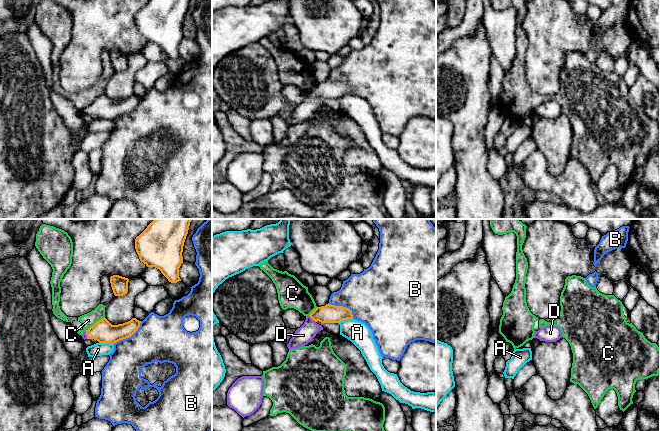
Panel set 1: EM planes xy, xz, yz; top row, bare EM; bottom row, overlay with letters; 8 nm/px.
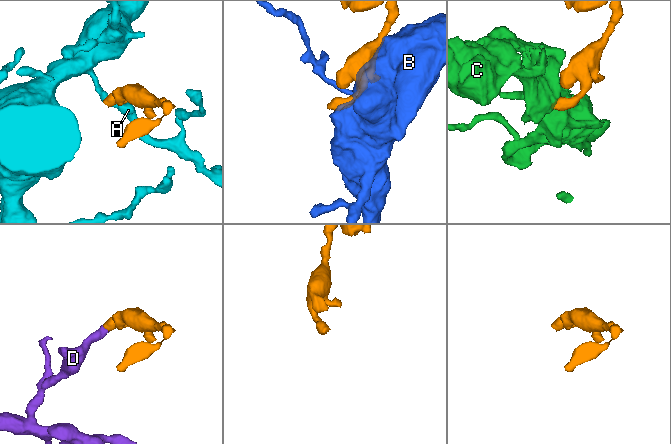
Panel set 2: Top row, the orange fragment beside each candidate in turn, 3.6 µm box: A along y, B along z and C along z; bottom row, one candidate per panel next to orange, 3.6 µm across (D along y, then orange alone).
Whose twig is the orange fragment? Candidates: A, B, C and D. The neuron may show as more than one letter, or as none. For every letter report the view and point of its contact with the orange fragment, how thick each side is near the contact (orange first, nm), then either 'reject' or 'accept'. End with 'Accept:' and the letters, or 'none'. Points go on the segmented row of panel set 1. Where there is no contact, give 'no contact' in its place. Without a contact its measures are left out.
A: meets orange in xy at (107, 342); 180 nm thick on the orange side, 110 nm on the other; reject
B: meets orange in xy at (130, 336); 180 nm thick on the orange side, 380 nm on the other; reject
C: meets orange in xy at (95, 323); 180 nm thick on the orange side, 110 nm on the other; reject
D: meets orange in xz at (312, 319); 150 nm thick on the orange side, 140 nm on the other; accept
Accept: D

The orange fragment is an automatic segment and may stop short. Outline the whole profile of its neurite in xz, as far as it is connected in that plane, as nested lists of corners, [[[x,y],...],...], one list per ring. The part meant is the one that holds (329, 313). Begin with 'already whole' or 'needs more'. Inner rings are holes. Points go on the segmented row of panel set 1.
needs more | [[[326,304],[317,307],[309,316],[306,317],[304,324],[298,328],[287,347],[289,350],[307,345],[316,334],[323,330],[323,327],[316,322],[321,323],[339,323],[340,321],[353,319],[352,311],[343,306]]]

